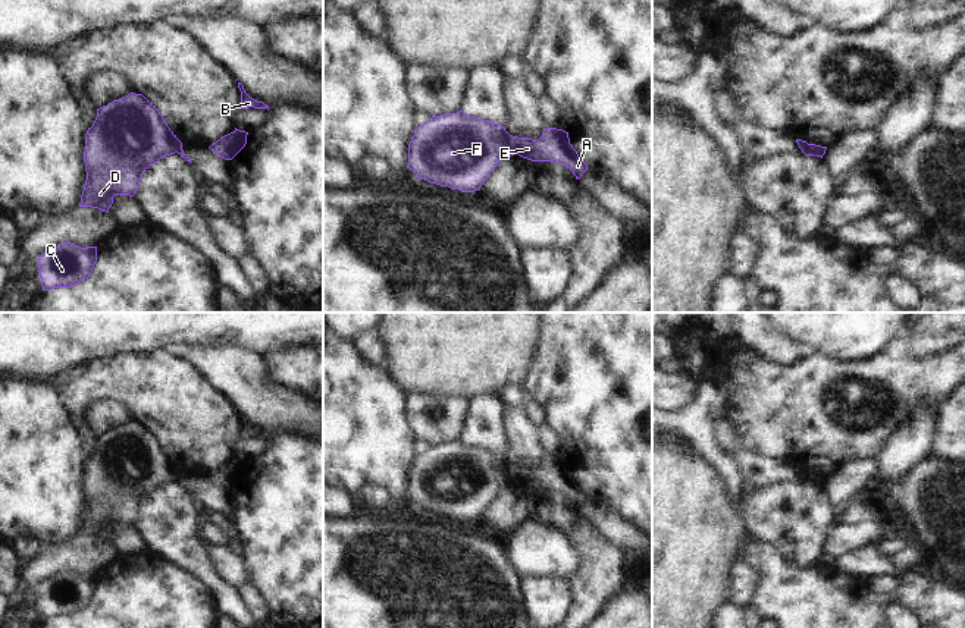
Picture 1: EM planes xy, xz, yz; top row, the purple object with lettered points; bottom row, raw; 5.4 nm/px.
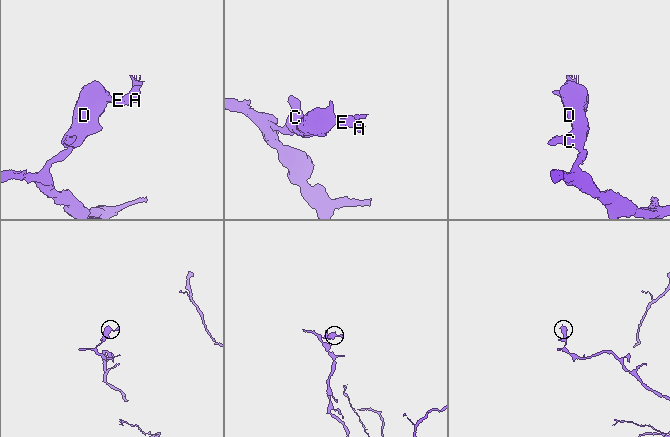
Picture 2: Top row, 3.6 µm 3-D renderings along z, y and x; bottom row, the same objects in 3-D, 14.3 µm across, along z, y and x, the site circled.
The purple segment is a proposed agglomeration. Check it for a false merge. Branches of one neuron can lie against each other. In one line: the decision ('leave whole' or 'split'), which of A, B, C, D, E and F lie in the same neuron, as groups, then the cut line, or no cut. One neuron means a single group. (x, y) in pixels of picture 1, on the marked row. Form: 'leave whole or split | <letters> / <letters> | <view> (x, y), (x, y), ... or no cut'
split | A B E / C D F | xz (507, 134), (506, 143), (514, 151)

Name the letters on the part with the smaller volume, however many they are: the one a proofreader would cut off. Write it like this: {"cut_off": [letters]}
{"cut_off": ["A", "B", "E"]}

